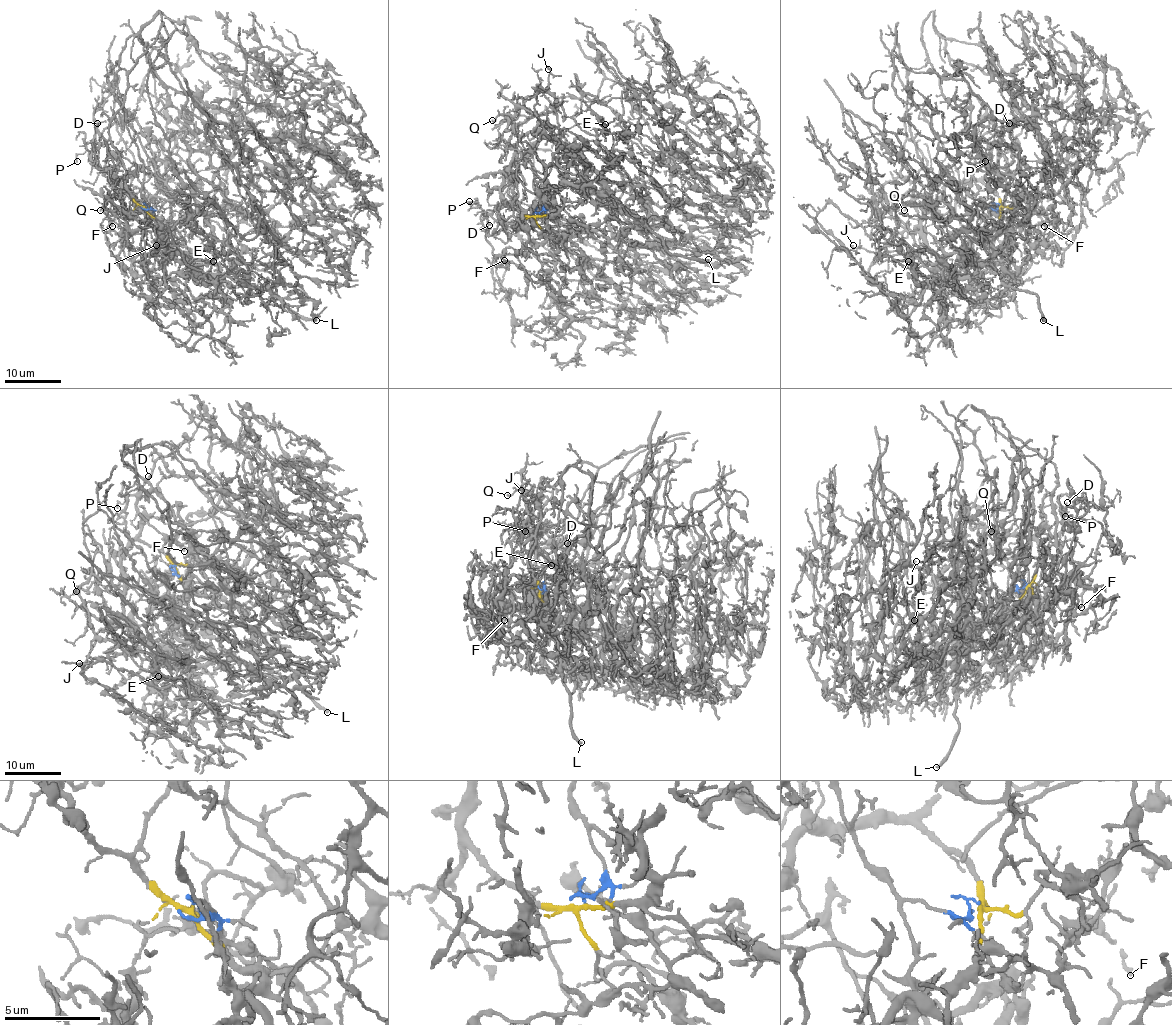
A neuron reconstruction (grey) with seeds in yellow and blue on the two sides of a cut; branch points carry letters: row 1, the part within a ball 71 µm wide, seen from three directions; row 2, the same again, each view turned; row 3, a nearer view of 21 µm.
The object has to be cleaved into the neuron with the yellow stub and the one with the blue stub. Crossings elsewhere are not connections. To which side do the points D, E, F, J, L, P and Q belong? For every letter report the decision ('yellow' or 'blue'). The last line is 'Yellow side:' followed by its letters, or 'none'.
D: yellow
E: blue
F: blue
J: yellow
L: yellow
P: yellow
Q: yellow
Yellow side: D, J, L, P, Q

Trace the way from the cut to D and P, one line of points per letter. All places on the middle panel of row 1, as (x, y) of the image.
D: (537, 215), (522, 215), (502, 199), (491, 212), (483, 214), (489, 225)
P: (537, 215), (522, 215), (505, 199), (491, 212), (483, 214), (478, 202), (469, 201)

